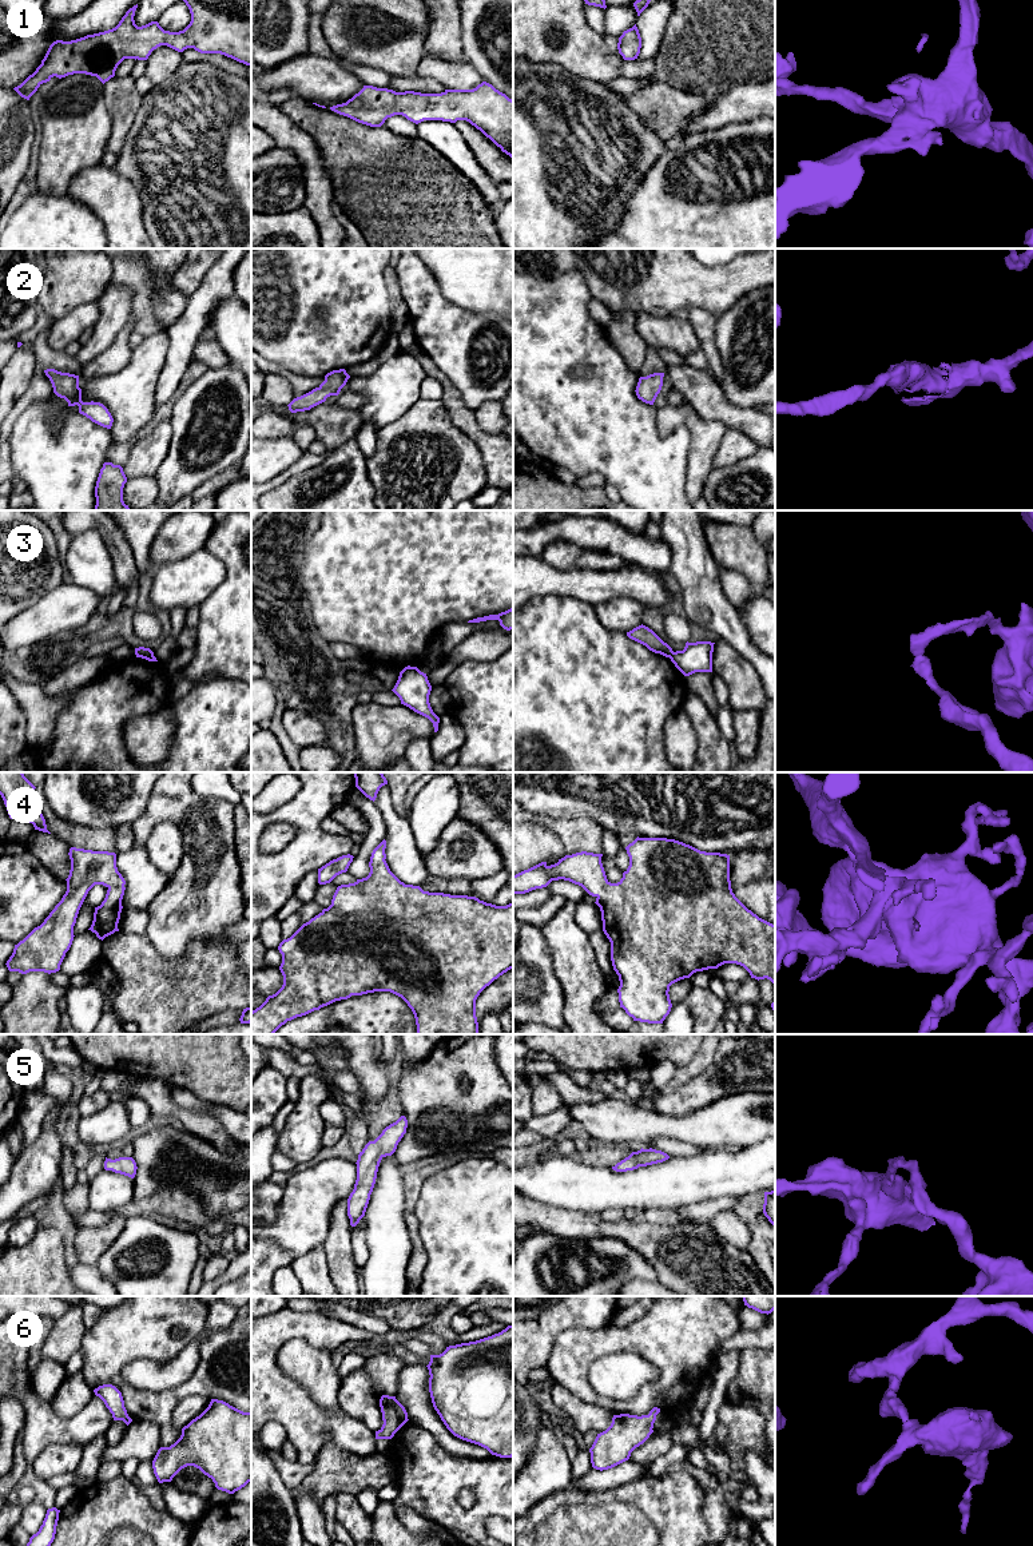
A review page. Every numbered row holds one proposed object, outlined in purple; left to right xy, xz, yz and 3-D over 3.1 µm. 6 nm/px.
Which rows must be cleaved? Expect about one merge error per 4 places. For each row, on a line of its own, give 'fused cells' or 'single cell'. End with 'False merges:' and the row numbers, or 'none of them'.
1: single cell
2: single cell
3: fused cells
4: single cell
5: single cell
6: single cell
False merges: 3

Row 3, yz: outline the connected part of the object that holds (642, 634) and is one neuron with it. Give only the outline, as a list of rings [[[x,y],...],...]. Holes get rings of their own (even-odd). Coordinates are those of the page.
[[[639,625],[632,631],[627,632],[627,636],[643,645],[655,653],[660,653],[666,657],[671,657],[674,651],[664,643],[652,629],[645,625]]]

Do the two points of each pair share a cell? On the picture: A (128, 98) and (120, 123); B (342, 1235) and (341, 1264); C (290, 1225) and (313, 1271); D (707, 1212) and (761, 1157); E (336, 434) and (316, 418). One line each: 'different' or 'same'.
A: same
B: same
C: different
D: different
E: same

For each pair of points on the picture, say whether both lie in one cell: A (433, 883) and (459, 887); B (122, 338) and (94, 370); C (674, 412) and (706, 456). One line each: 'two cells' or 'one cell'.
A: one cell
B: one cell
C: one cell

